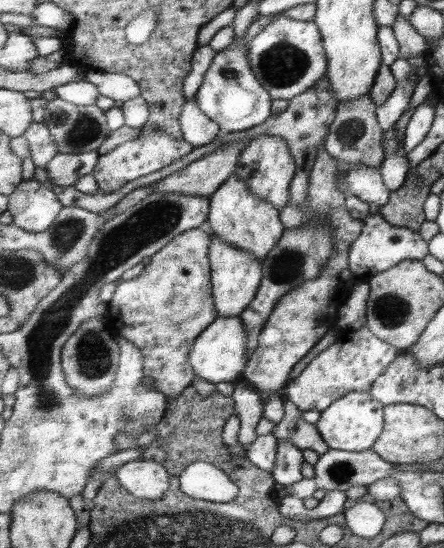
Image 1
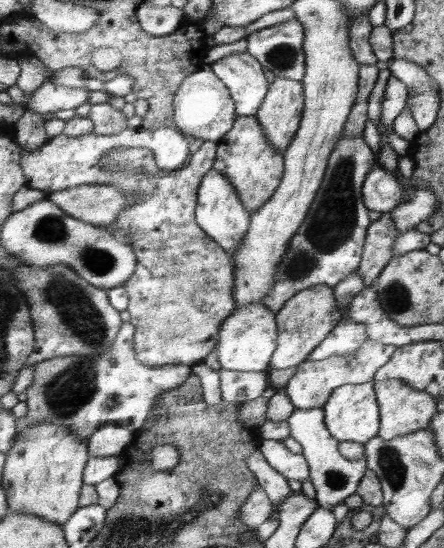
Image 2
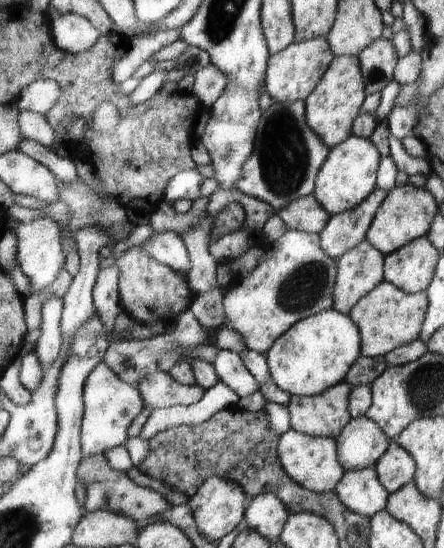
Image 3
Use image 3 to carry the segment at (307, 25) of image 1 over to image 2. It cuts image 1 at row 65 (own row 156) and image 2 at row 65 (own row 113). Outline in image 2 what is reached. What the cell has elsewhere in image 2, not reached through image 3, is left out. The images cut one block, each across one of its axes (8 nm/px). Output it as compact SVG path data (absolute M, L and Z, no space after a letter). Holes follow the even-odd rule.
M291 19L277 23L275 26L253 32L247 37L248 54L251 54L275 77L287 77L302 81L306 74L306 55L304 52L305 28L299 20Z

